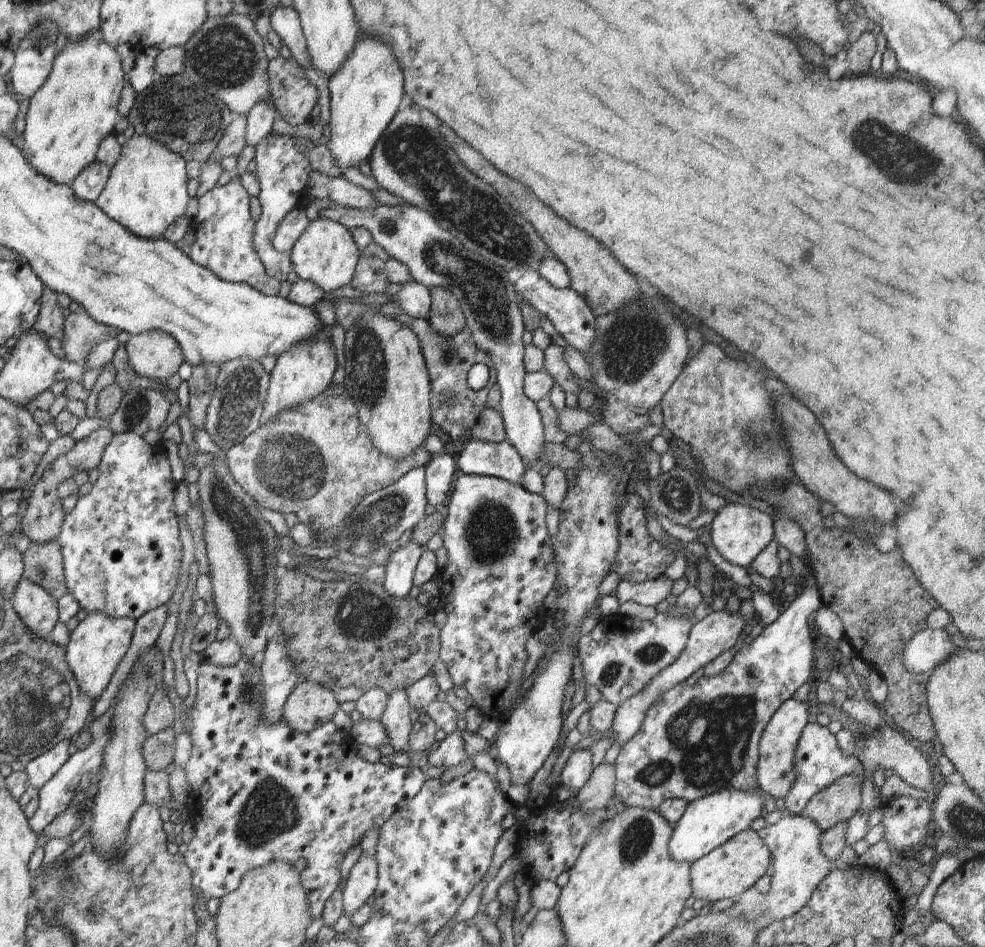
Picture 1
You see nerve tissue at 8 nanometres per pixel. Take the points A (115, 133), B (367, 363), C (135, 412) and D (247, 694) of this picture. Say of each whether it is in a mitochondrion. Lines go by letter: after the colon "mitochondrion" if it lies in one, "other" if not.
A: other
B: mitochondrion
C: mitochondrion
D: mitochondrion

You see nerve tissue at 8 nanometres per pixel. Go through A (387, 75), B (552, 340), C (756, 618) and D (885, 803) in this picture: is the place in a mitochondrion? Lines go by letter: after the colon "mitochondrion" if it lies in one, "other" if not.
A: other
B: other
C: other
D: other

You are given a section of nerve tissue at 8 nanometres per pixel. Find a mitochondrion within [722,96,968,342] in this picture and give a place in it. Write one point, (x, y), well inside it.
(892, 153)

